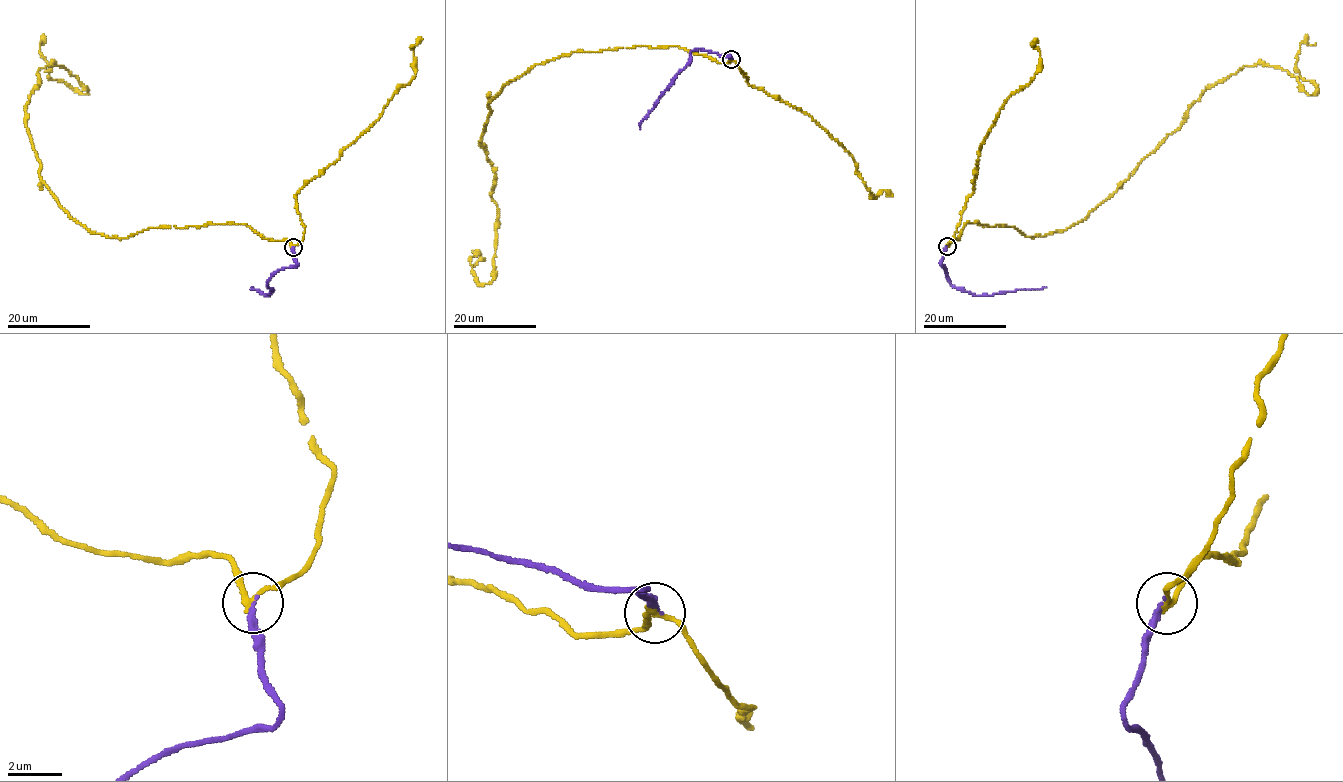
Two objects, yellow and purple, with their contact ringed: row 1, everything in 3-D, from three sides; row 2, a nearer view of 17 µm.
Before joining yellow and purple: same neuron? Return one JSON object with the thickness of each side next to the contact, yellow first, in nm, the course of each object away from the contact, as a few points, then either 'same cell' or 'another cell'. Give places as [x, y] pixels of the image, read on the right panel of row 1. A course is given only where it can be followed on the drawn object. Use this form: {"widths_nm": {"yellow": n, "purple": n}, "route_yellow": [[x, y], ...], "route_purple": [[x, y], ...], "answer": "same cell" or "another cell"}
{"widths_nm": {"yellow": 170, "purple": 190}, "route_yellow": [[946, 247], [969, 222], [1044, 236], [1086, 219], [1243, 66], [1286, 69], [1313, 95], [1296, 56], [1316, 42]], "route_purple": [[946, 247], [941, 264], [952, 286], [975, 295], [1046, 288]], "answer": "same cell"}

